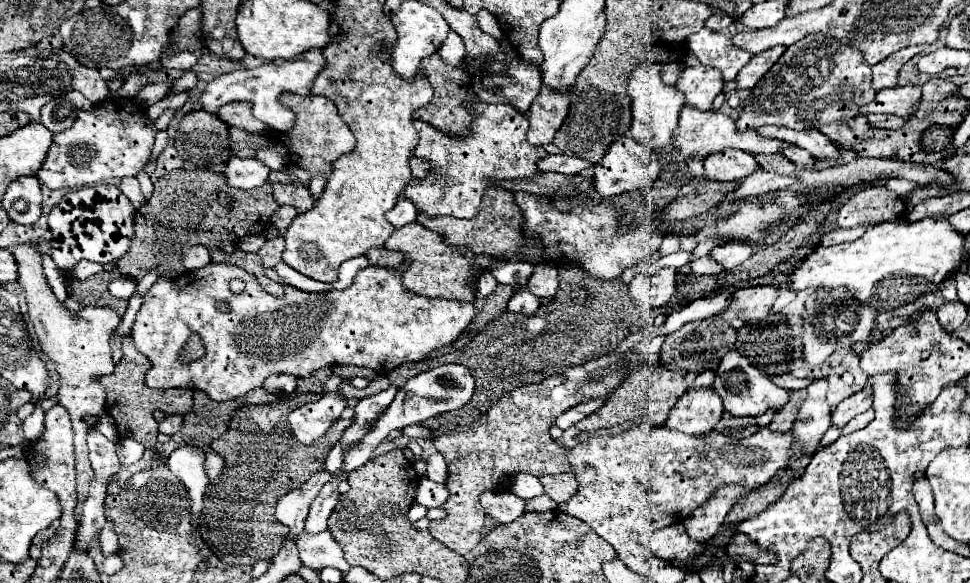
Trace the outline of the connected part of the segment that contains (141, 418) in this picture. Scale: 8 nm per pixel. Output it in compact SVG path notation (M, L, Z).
M130 336L122 339L122 359L112 375L102 375L98 383L108 389L106 399L106 413L114 419L118 427L118 435L122 439L134 439L142 443L146 449L156 449L156 435L158 435L158 421L154 419L154 411L162 411L164 415L180 415L188 413L192 407L192 391L190 389L150 389L144 383L144 373L150 367L150 361L136 351L134 341Z

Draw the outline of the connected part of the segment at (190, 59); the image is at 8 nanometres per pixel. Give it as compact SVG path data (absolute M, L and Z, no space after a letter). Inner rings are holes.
M180 51L180 53L172 55L170 59L164 59L162 61L162 65L166 65L166 69L180 69L180 71L192 69L194 63L196 63L196 55L194 53L188 53L188 51L186 53Z

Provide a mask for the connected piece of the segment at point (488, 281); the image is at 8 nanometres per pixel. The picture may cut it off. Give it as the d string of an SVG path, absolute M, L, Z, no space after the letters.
M486 271L481 274L481 276L478 279L478 291L475 300L476 313L478 313L478 311L480 311L483 308L486 296L489 295L492 291L494 291L497 285L498 283L496 279L492 276L492 274L489 271Z

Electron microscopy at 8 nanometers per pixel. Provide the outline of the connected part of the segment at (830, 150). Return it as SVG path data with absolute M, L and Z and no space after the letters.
M760 127L758 129L760 135L764 137L774 137L774 139L782 139L788 141L792 145L798 145L802 149L806 149L814 159L818 161L826 161L830 165L834 165L836 161L840 161L842 153L838 149L838 145L834 145L824 133L820 133L818 129L808 129L808 131L792 131L786 127Z

